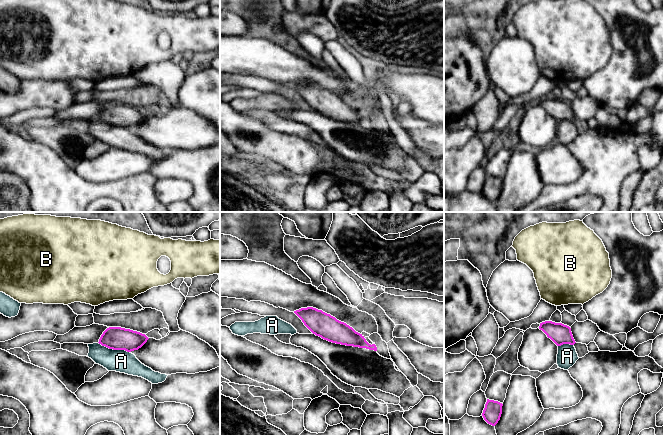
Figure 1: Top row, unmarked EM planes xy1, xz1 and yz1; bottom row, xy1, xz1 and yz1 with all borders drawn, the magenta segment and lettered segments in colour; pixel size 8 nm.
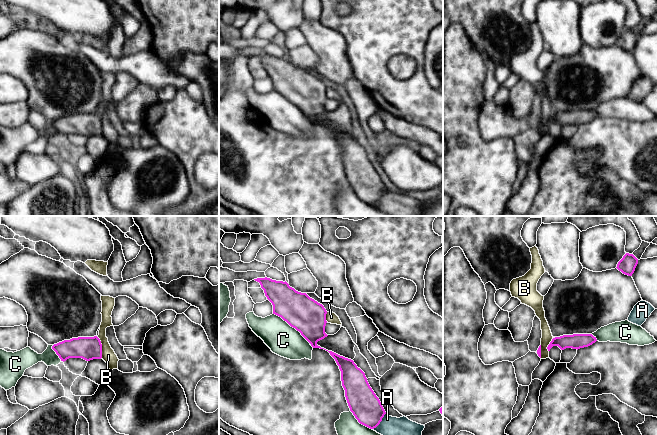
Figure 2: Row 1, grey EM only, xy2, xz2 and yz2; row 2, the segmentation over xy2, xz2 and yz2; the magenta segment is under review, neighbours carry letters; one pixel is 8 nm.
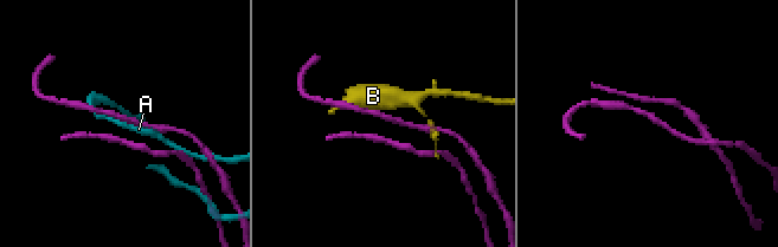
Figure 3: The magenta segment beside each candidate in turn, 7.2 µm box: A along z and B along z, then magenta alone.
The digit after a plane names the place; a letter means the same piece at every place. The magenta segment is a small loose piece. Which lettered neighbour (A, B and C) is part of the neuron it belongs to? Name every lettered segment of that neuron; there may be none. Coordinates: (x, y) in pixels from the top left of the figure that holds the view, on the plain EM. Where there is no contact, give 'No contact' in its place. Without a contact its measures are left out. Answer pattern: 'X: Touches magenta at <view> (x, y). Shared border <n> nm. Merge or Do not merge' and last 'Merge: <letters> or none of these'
A: Touches magenta at xy1 (114, 125). Shared border 260 nm. Merge
B: Touches magenta at xy2 (101, 123). Shared border 170 nm. Do not merge
C: Touches magenta at xz2 (292, 102). Shared border 380 nm. Do not merge
Merge: A

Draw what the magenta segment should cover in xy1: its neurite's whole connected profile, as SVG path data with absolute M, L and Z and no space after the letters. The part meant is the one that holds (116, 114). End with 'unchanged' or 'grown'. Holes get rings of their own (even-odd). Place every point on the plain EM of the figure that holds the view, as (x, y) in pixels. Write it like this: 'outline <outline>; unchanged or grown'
outline M109 103L98 119L88 120L88 132L108 147L142 153L152 160L162 159L166 150L153 147L131 128L141 124L149 114L140 108L121 103Z; grown

